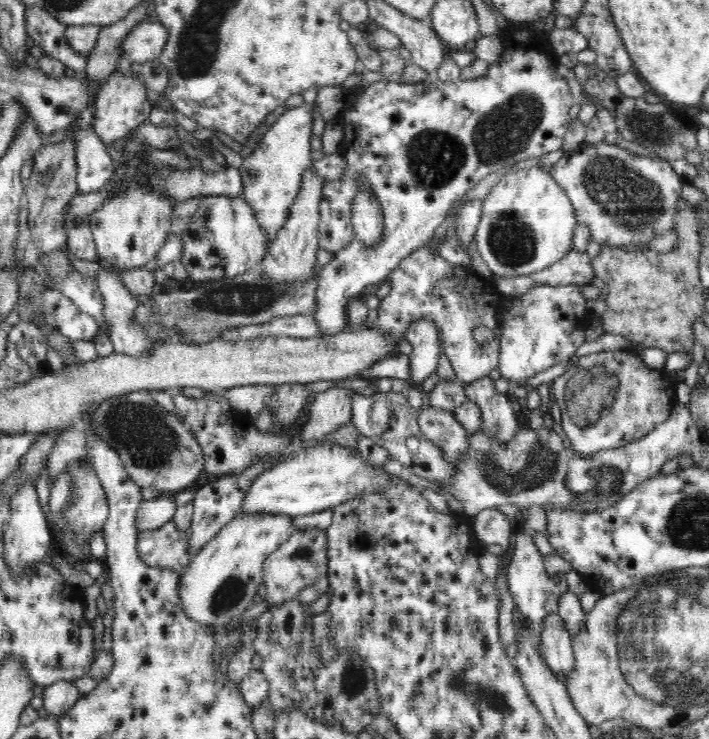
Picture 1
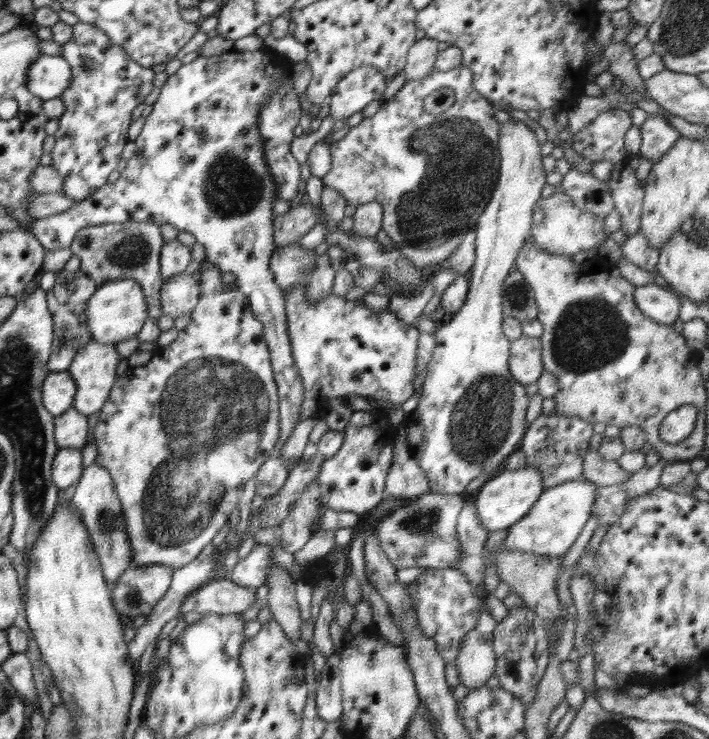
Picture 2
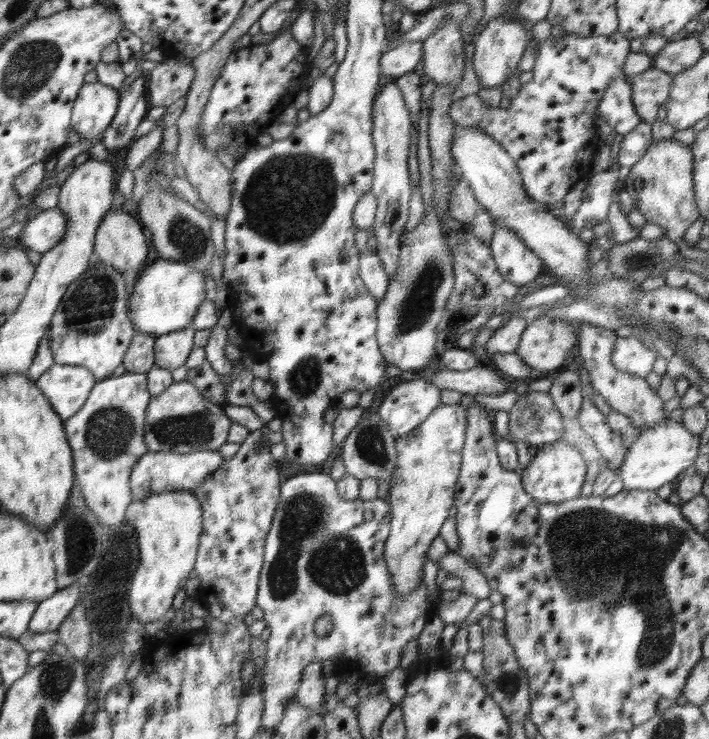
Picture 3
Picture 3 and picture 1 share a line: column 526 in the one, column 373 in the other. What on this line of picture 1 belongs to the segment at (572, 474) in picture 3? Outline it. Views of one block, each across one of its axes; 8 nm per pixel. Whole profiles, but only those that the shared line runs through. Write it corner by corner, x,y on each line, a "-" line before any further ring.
336,443
314,445
290,460
276,462
266,469
252,482
252,486
242,502
241,513
272,513
272,515
314,514
321,510
333,510
338,504
352,500
354,496
362,496
366,492
380,492
390,484
390,476
386,470
372,466
352,447

